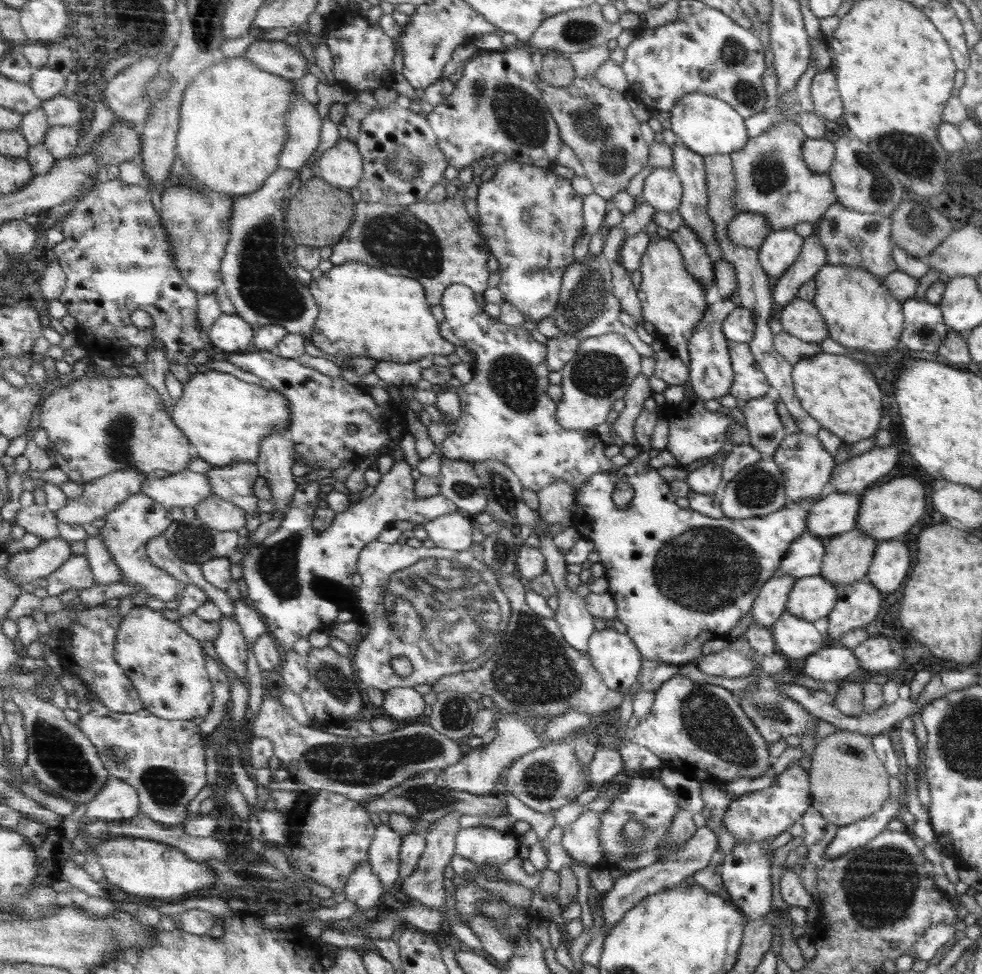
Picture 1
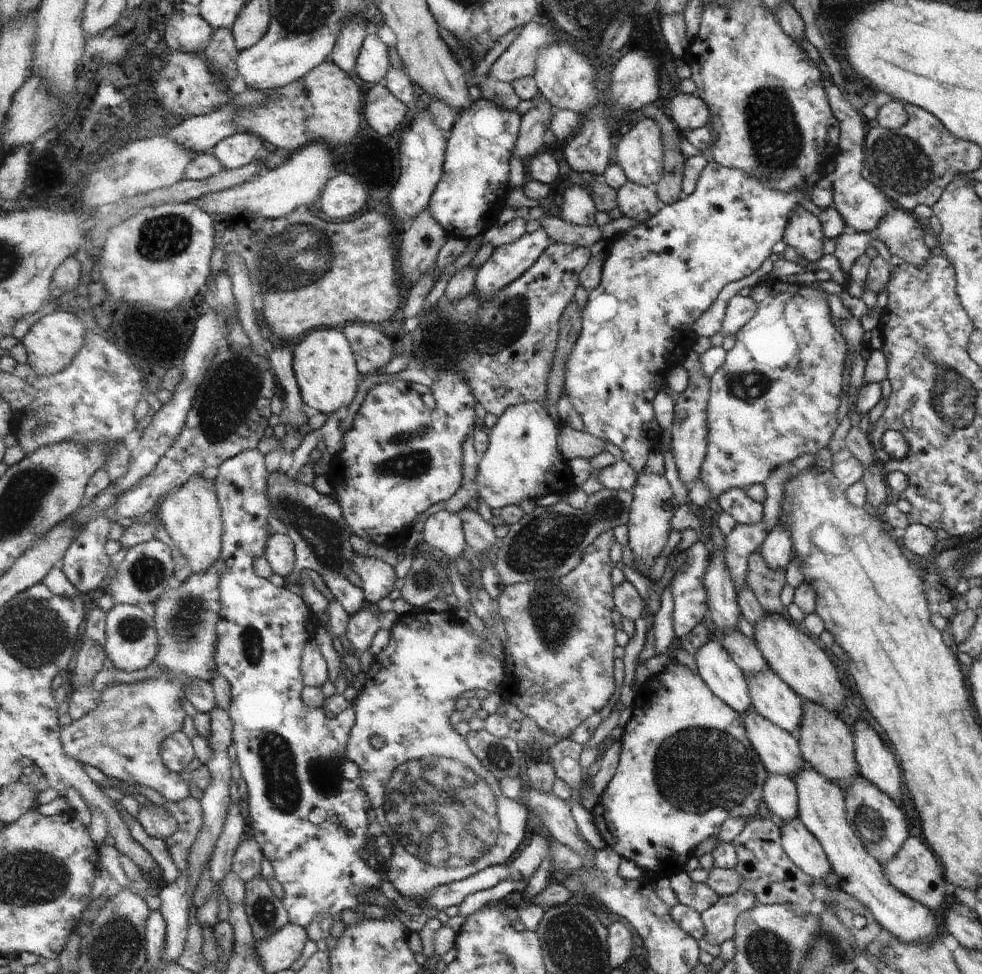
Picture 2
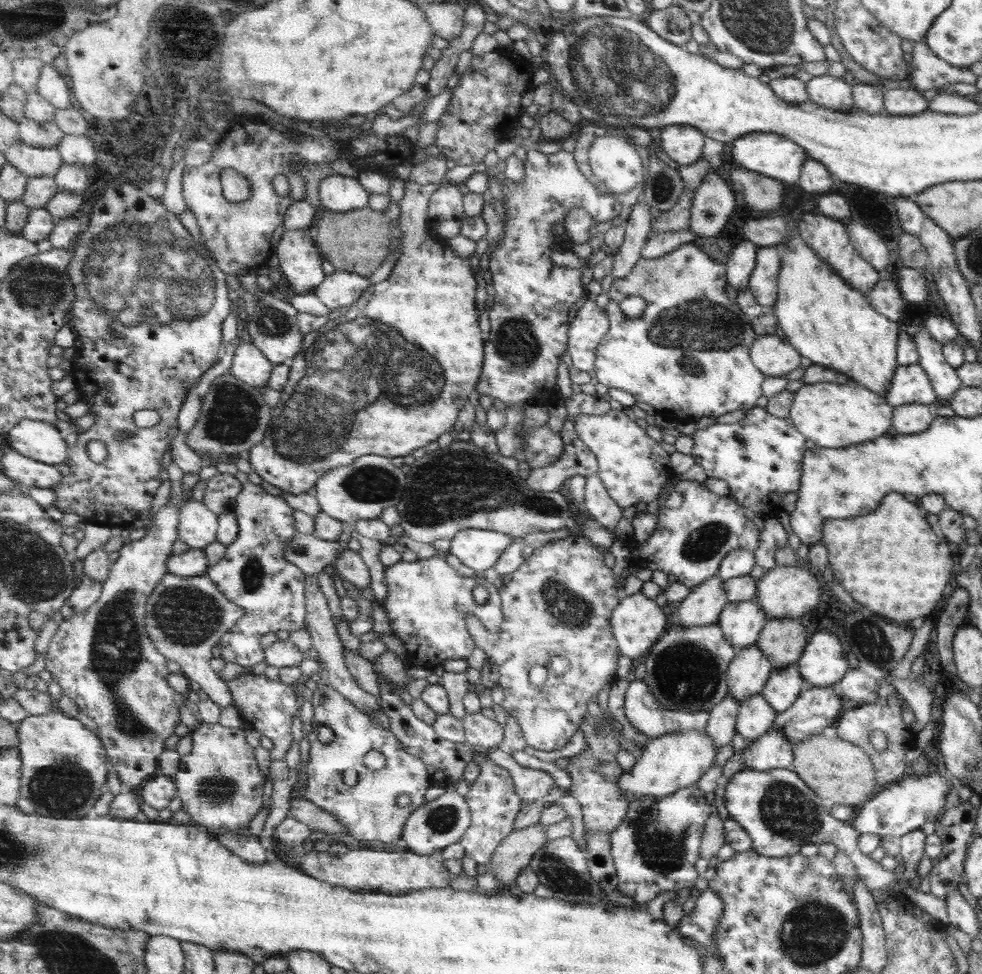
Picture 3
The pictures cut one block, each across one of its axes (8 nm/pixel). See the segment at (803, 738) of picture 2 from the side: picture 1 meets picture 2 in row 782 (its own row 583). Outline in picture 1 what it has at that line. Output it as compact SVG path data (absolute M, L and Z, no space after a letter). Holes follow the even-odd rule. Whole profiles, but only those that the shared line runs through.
M849 530L825 540L820 574L831 586L847 586L864 577L876 542L871 536Z

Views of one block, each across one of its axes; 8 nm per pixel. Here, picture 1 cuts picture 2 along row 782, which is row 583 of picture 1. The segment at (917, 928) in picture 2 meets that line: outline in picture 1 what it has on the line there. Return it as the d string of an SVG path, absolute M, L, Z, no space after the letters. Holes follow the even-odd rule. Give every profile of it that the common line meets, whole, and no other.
M821 575L808 576L794 580L787 593L785 611L807 622L825 618L835 604L835 588Z

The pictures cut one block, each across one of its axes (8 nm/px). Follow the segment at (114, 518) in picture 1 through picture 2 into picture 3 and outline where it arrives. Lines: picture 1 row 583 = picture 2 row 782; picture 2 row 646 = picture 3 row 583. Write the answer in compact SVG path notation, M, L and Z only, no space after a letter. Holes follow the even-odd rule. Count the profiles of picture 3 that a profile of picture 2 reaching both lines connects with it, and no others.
M169 572L151 594L146 610L147 632L158 651L178 662L181 673L197 682L222 709L235 706L230 686L212 669L211 661L213 648L246 615L245 610L231 603L207 574L185 577Z

